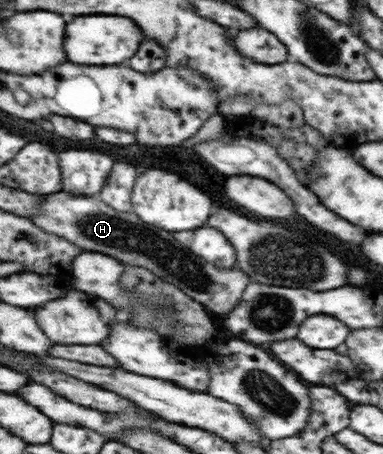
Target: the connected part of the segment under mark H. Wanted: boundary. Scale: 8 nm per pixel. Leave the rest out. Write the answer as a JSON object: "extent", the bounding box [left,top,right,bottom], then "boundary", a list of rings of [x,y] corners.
{"extent":[32,191,252,315],"boundary":[[[68,191],[50,194],[42,199],[42,213],[32,215],[32,220],[48,233],[68,238],[87,251],[106,253],[120,258],[126,264],[140,265],[152,269],[156,275],[164,277],[195,298],[211,314],[226,315],[240,305],[247,286],[252,282],[250,275],[235,267],[218,268],[212,262],[194,255],[188,246],[178,241],[170,231],[140,219],[136,211],[121,212],[108,205],[101,196],[76,195]]]}

